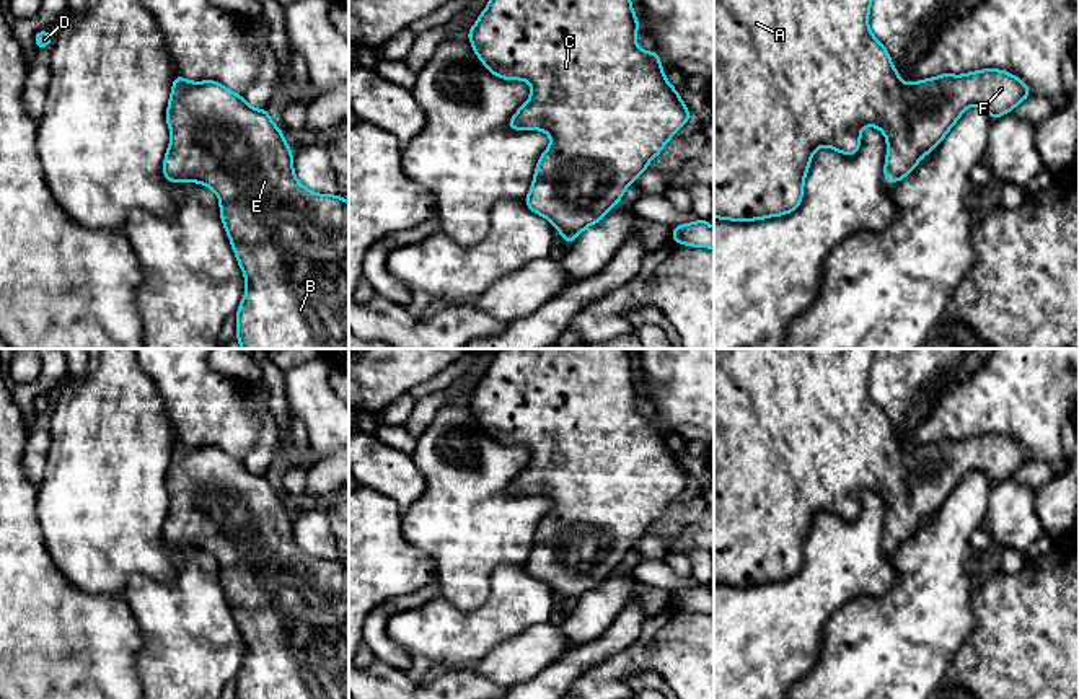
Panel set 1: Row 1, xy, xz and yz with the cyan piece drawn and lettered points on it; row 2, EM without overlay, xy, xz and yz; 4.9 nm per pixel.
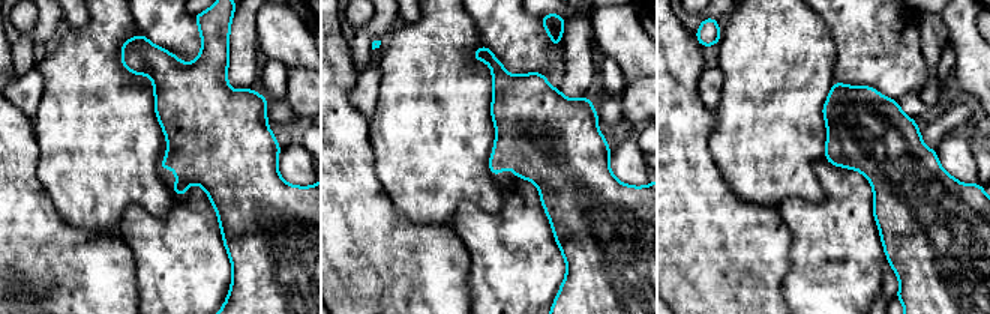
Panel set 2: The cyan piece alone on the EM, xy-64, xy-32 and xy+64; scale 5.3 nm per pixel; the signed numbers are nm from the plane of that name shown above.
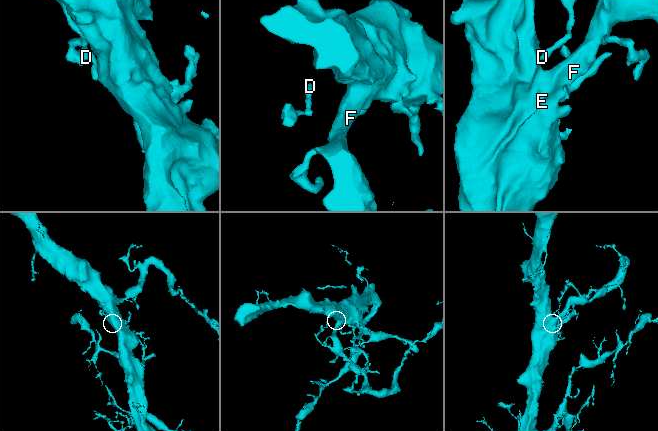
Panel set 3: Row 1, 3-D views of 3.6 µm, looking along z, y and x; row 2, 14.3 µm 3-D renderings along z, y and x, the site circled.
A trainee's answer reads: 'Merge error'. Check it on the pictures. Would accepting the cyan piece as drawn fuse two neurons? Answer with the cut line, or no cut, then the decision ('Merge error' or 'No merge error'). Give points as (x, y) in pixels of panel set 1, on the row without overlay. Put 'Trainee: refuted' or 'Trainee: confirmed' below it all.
No split. No merge error
Trainee: refuted

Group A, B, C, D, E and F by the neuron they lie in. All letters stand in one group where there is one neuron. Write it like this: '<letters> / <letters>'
A B C D E F

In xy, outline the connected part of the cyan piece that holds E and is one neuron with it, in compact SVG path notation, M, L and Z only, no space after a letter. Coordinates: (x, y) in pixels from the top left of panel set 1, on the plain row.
M176 437L166 489L171 495L163 526L166 547L200 547L218 561L220 583L246 644L235 699L349 699L349 567L300 549L293 518L269 476L251 473L220 446L187 446Z

